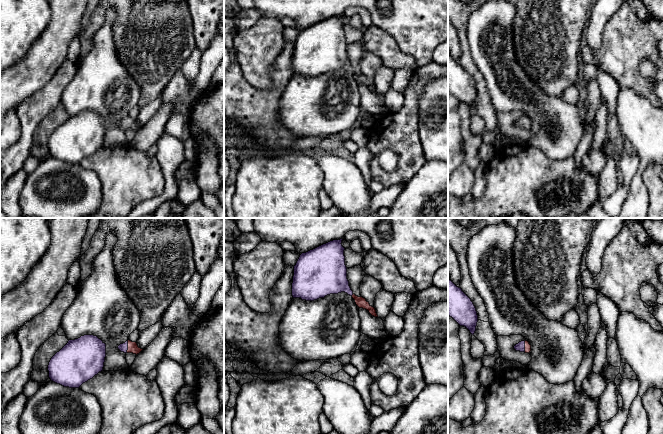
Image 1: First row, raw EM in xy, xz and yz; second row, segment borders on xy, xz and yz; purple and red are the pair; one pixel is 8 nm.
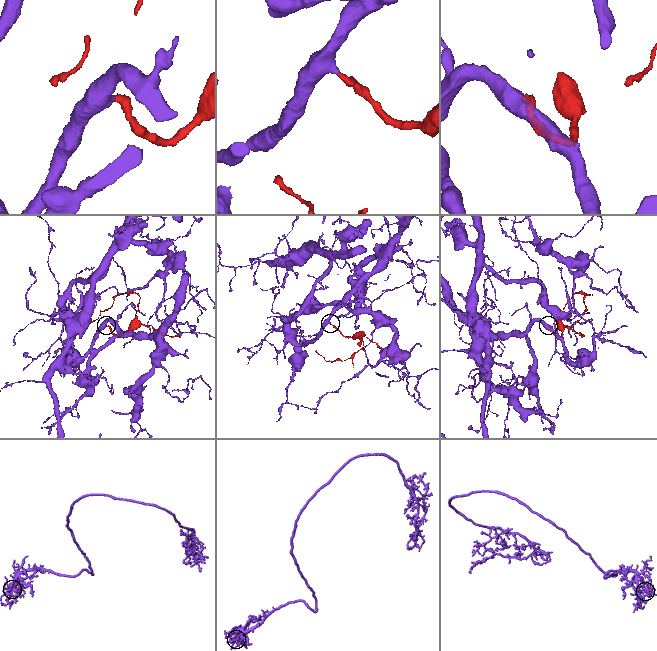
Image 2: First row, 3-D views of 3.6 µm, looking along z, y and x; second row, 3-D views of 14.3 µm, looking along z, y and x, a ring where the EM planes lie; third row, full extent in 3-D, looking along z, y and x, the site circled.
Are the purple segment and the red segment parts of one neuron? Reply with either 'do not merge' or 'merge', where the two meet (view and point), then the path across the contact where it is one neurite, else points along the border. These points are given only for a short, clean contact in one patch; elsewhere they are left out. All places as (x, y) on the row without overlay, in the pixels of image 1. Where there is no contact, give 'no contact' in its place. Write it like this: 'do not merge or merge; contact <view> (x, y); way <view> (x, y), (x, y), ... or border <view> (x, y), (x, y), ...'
merge; contact xy (127, 122); way xy (123, 123), (127, 122), (133, 124)

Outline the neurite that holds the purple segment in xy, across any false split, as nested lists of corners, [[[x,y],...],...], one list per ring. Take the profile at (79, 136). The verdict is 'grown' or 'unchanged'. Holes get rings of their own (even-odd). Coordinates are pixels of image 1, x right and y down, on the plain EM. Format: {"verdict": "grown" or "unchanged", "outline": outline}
{"verdict": "unchanged", "outline": [[[84,111],[57,128],[48,141],[51,157],[64,163],[79,164],[103,147],[106,120],[94,111]]]}

